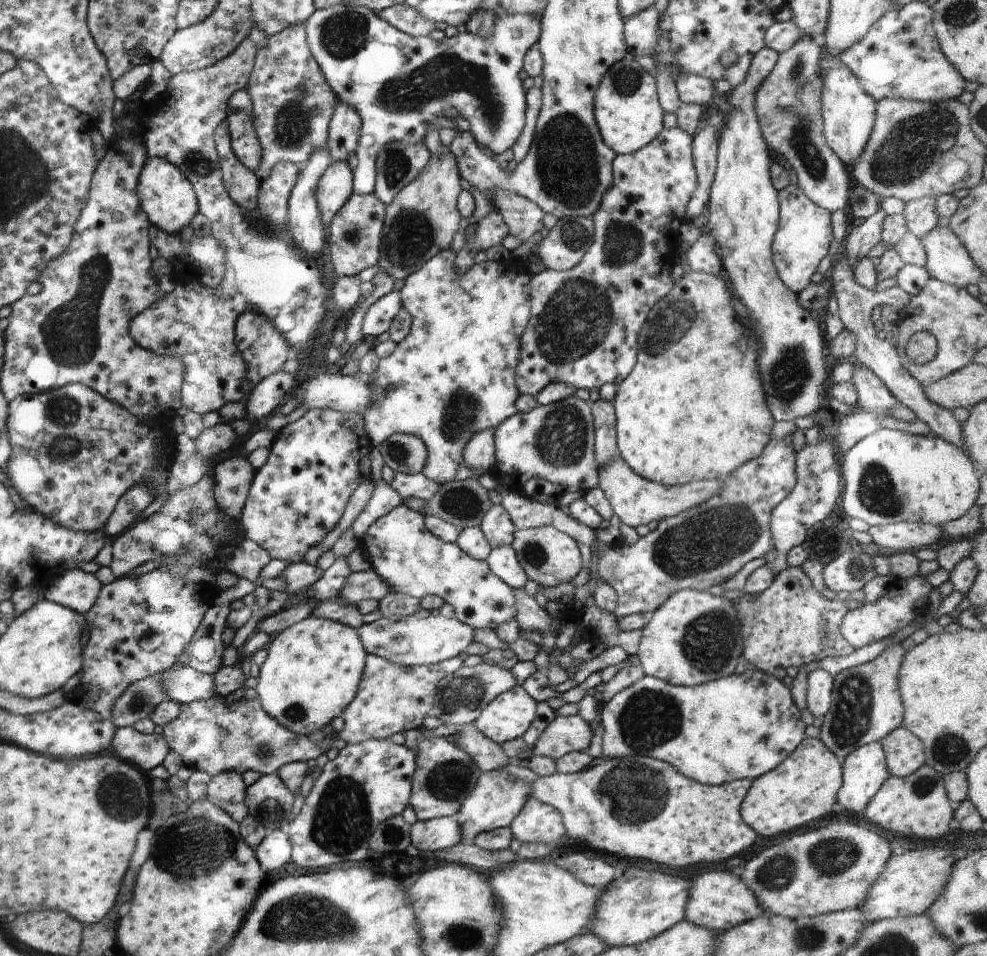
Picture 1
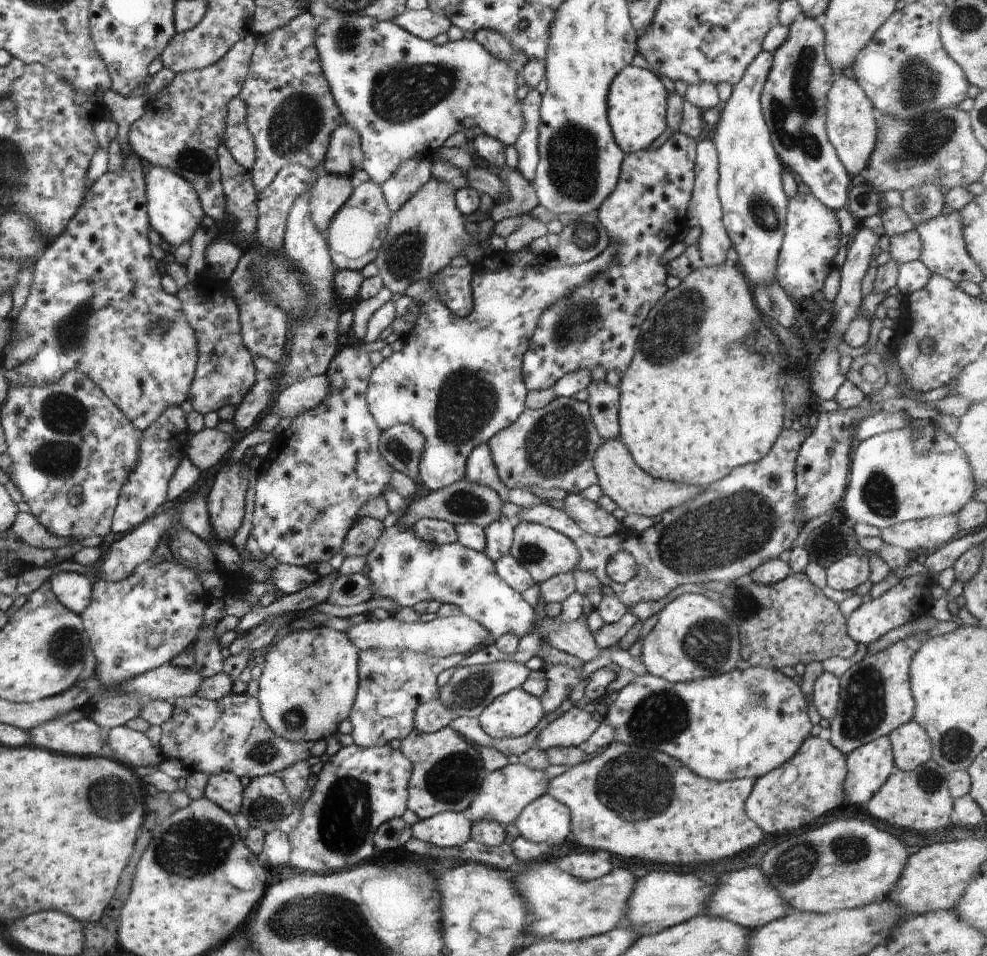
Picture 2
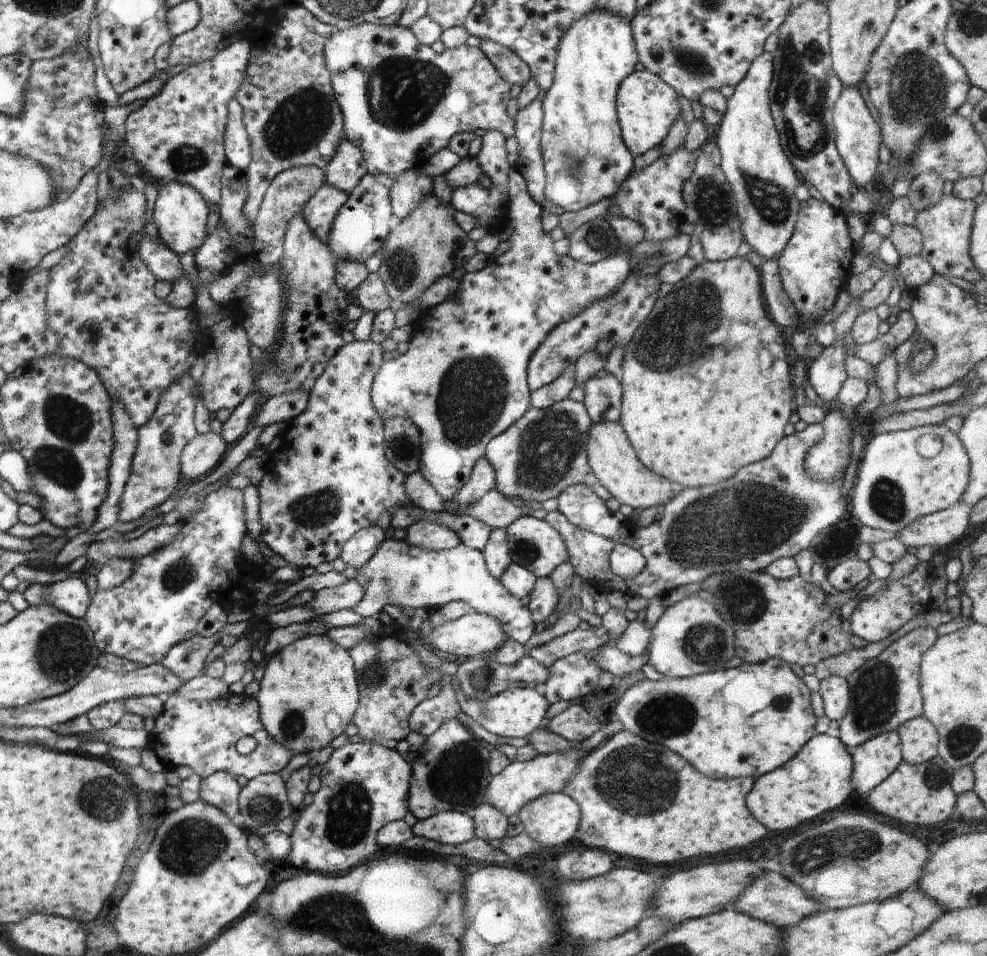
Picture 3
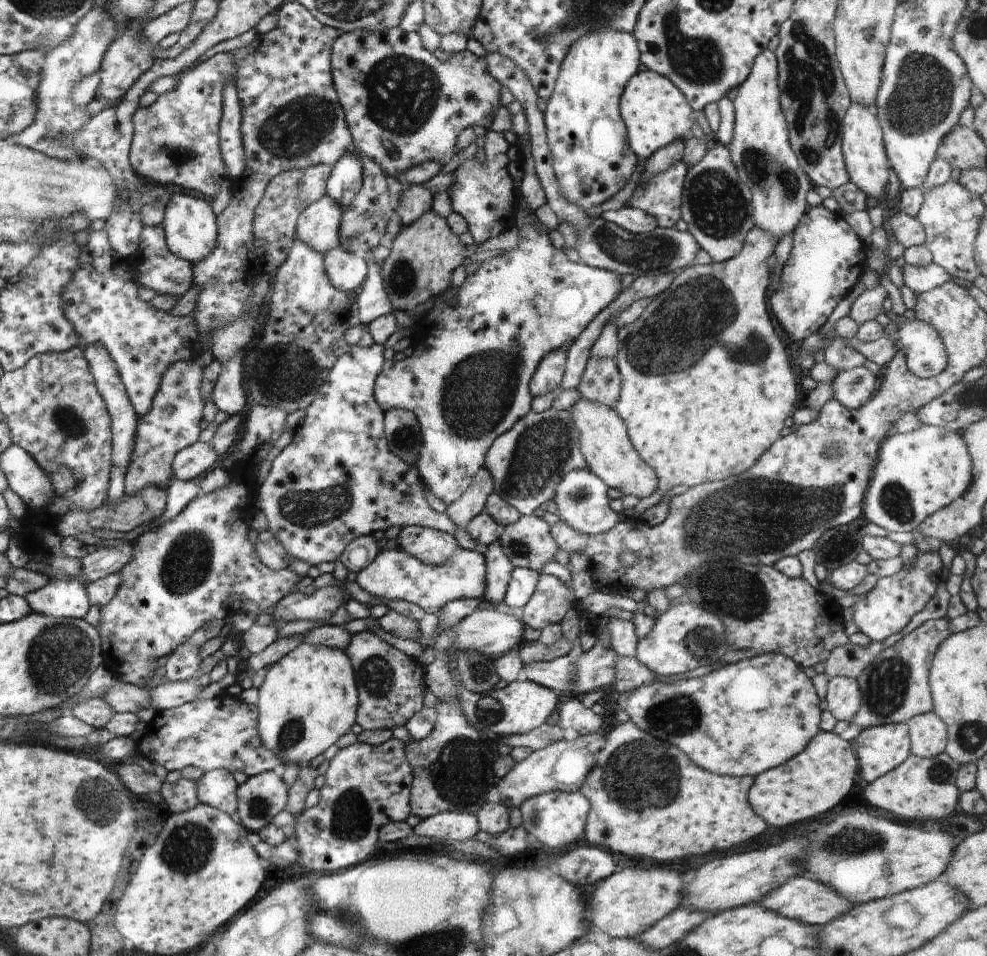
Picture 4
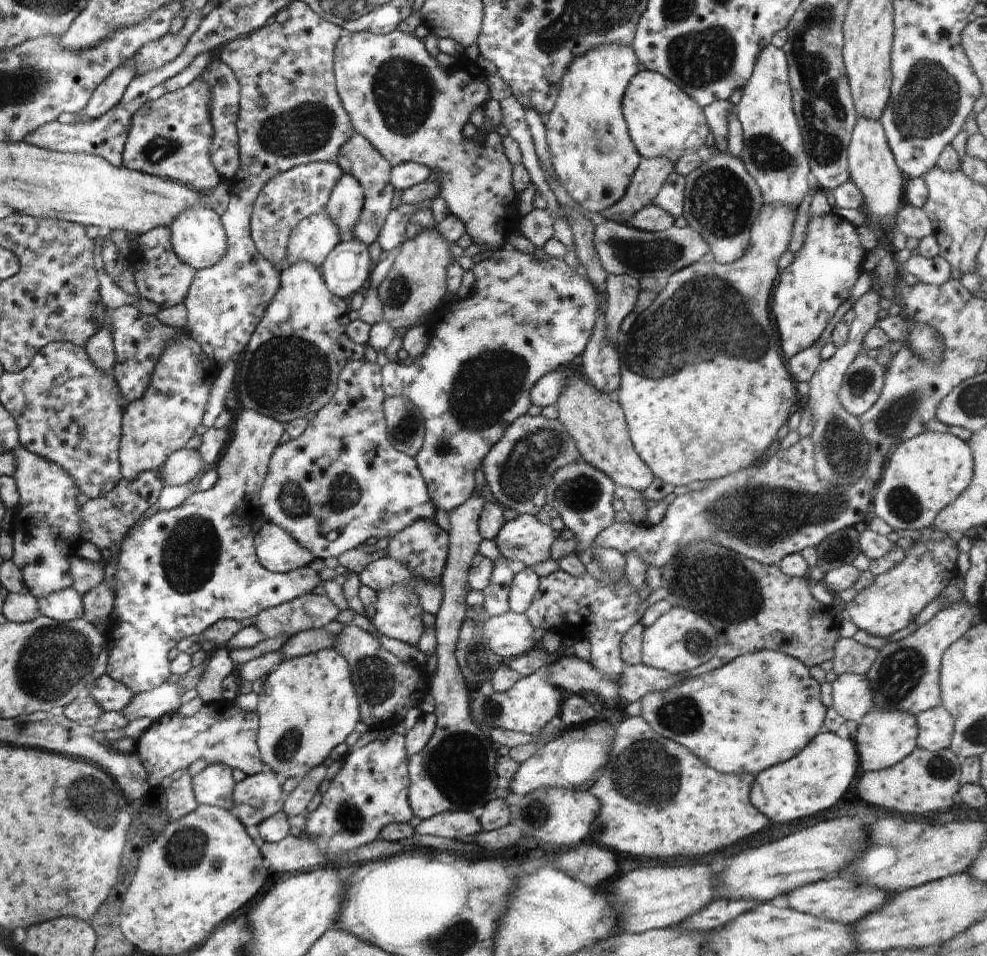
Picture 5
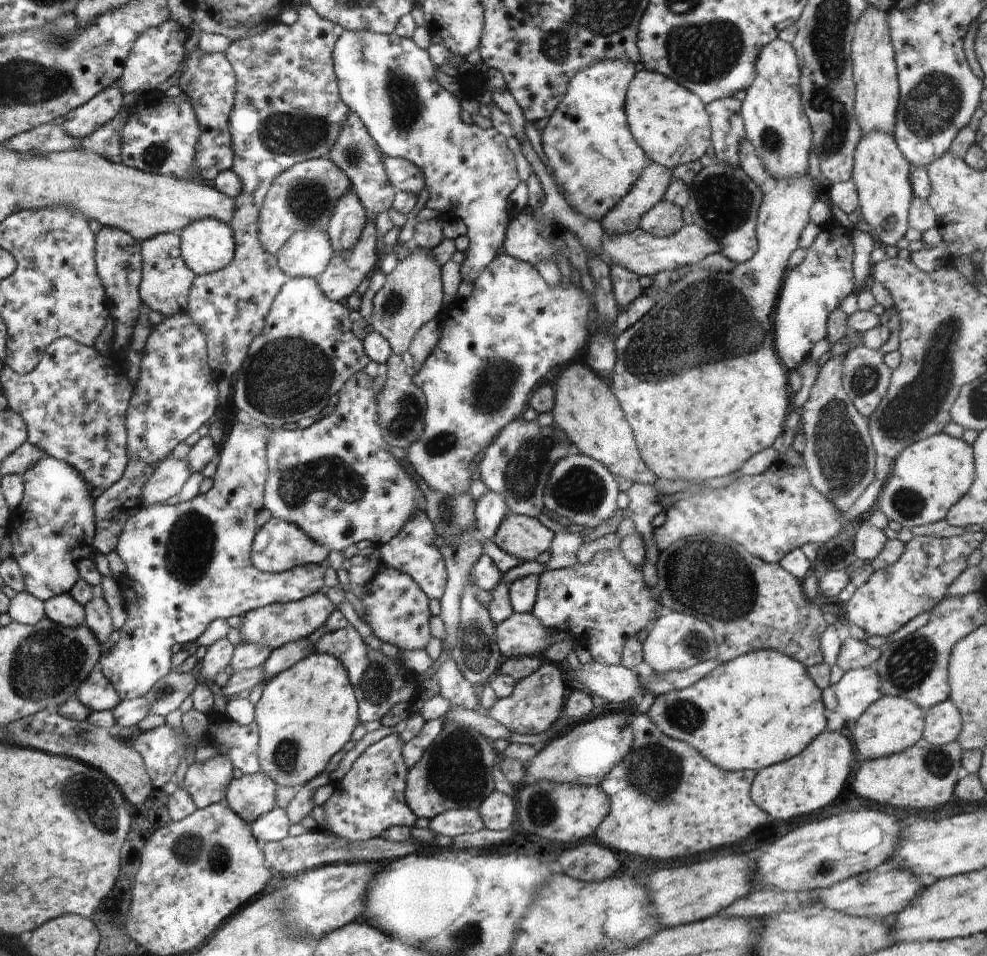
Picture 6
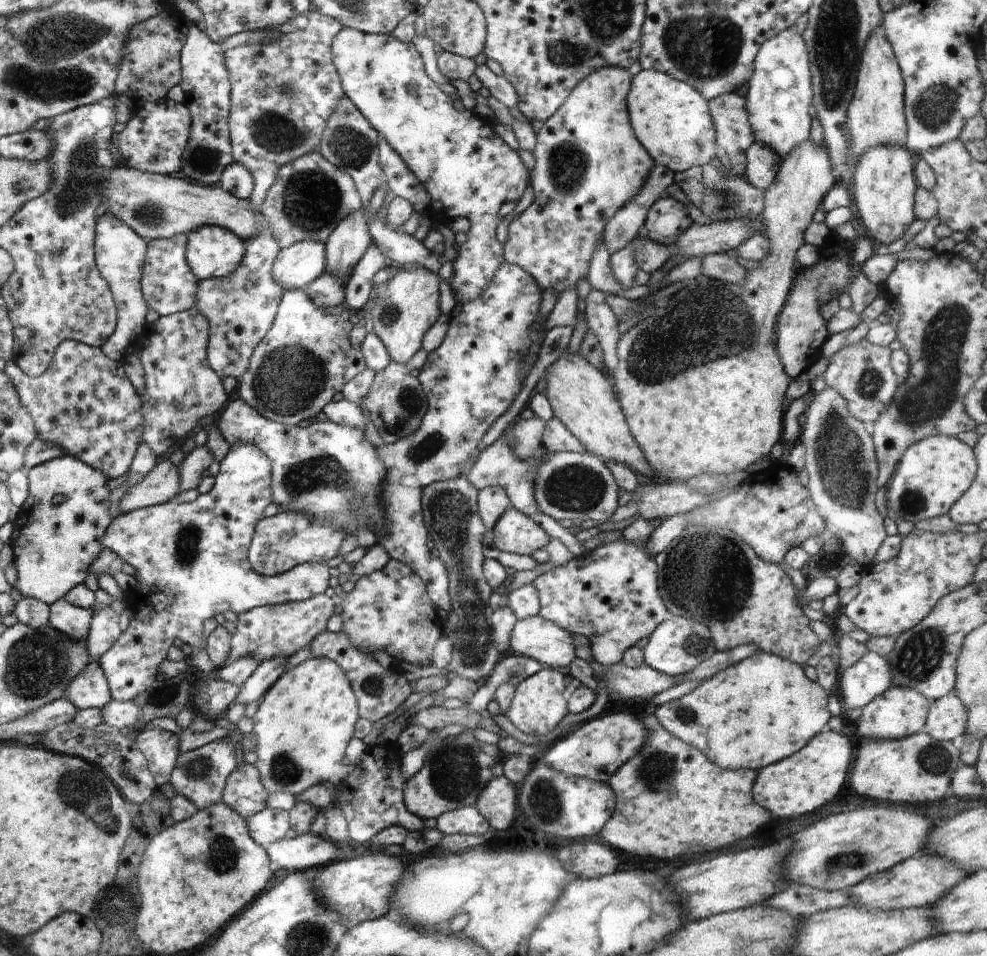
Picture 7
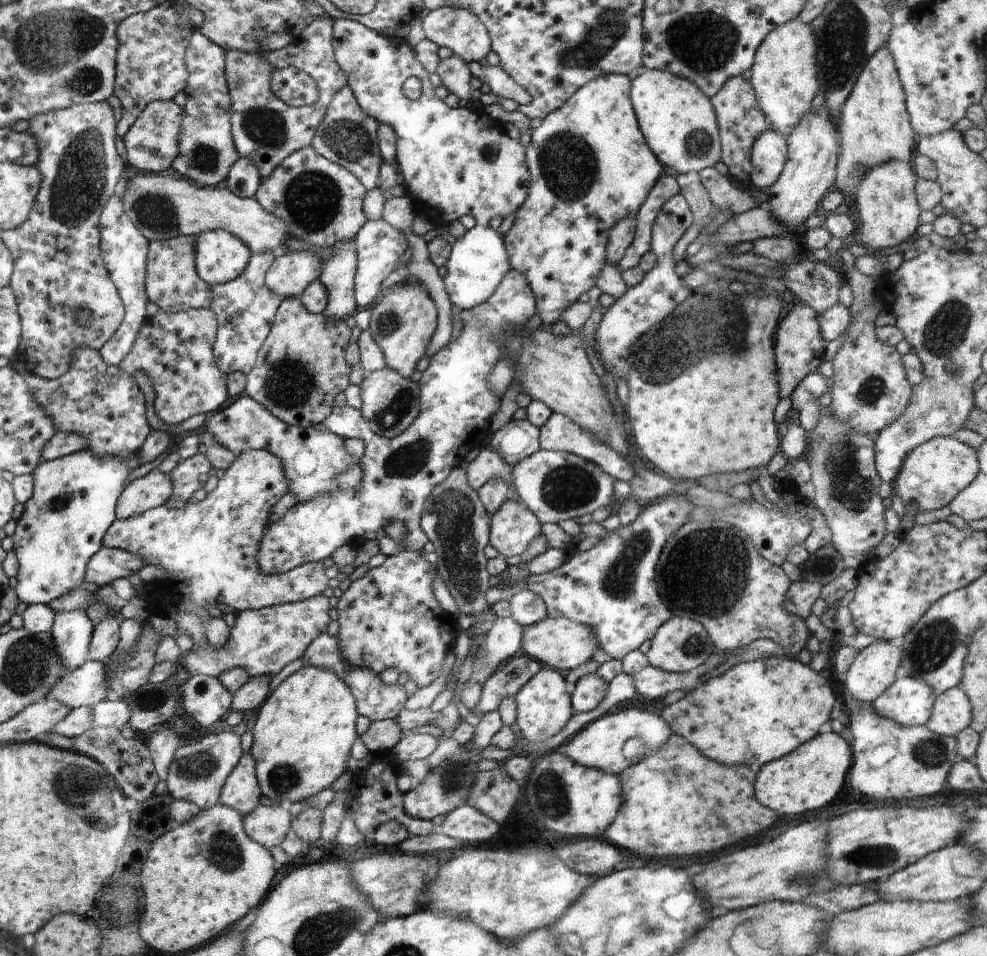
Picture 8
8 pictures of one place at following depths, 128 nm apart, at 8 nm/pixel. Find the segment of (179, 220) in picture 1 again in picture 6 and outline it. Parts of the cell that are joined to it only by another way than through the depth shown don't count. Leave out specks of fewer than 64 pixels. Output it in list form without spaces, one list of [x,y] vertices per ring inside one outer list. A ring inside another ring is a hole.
[[[194,220],[178,234],[182,258],[195,276],[218,272],[234,260],[236,240],[232,229],[223,222]]]

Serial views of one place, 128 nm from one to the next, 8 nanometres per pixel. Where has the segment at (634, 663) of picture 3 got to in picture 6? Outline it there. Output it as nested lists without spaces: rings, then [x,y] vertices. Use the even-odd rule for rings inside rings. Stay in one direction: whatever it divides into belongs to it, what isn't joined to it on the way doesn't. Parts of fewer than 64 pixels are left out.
[[[714,658],[712,660],[706,660],[706,662],[691,666],[683,671],[670,671],[662,674],[662,672],[654,672],[654,670],[648,666],[648,663],[643,660],[638,666],[634,666],[634,668],[631,669],[634,670],[634,672],[640,676],[640,678],[642,678],[642,682],[644,682],[644,686],[646,686],[646,690],[648,690],[648,692],[652,692],[652,694],[655,695],[661,695],[666,694],[667,692],[672,692],[672,690],[692,686],[695,682],[702,680],[704,676],[710,674],[720,664],[721,663]]]

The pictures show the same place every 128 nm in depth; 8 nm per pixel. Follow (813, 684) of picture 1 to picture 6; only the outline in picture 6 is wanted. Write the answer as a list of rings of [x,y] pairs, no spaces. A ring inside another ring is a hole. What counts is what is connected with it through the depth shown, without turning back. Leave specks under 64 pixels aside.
[[[874,665],[845,671],[834,690],[838,702],[836,710],[846,721],[858,720],[866,708],[883,695]]]

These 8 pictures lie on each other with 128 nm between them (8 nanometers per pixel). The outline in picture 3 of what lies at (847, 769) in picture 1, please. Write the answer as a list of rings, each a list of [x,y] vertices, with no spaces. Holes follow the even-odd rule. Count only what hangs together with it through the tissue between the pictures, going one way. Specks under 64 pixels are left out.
[[[896,730],[874,736],[857,746],[851,756],[854,764],[853,790],[866,796],[903,761],[900,736]]]

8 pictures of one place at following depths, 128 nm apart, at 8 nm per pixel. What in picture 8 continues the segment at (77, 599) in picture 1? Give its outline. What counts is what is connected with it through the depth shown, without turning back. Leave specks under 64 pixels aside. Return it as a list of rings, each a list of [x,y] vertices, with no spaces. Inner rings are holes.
[[[56,611],[51,630],[58,653],[72,670],[89,660],[89,649],[95,628],[85,611]]]

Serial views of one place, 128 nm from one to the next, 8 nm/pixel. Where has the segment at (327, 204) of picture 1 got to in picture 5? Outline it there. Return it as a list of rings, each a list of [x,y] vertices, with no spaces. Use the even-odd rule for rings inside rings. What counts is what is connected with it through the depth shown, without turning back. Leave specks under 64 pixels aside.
[[[326,211],[300,220],[290,233],[284,267],[295,262],[310,262],[320,268],[326,255],[341,241],[336,224]]]

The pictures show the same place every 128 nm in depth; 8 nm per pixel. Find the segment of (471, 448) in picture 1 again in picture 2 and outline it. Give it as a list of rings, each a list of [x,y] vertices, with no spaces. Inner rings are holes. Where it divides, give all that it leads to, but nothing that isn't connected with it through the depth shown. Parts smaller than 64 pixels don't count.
[[[489,442],[478,444],[467,460],[466,480],[489,486],[500,495],[503,503],[510,502],[509,489],[500,482],[490,452]]]

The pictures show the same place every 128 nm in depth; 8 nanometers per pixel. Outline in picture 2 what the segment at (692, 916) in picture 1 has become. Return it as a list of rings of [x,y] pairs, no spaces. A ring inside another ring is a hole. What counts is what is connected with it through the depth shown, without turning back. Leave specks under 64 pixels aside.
[[[758,867],[730,869],[719,876],[720,884],[716,892],[710,896],[710,904],[706,906],[706,912],[714,918],[730,920],[734,924],[740,924],[742,928],[762,928],[773,920],[780,920],[792,912],[792,906],[770,886],[768,878],[760,872]]]

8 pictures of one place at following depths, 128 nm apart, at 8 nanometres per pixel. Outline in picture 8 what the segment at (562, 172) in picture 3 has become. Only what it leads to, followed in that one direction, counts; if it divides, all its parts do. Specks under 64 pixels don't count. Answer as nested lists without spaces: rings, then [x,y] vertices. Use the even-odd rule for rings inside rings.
[[[615,73],[602,74],[587,84],[584,84],[573,96],[556,111],[542,120],[539,128],[532,132],[530,146],[526,148],[525,158],[527,159],[527,168],[532,176],[532,186],[530,186],[526,201],[516,211],[516,220],[510,231],[505,234],[503,242],[508,254],[509,266],[515,272],[521,273],[530,284],[536,300],[537,315],[542,319],[542,324],[554,324],[558,322],[565,309],[574,302],[577,302],[584,292],[589,292],[596,285],[596,278],[600,275],[601,269],[605,266],[605,253],[610,230],[618,224],[621,219],[630,216],[636,216],[642,204],[646,201],[650,190],[654,184],[661,178],[665,172],[664,166],[654,157],[650,148],[646,145],[644,136],[638,129],[636,116],[631,106],[630,93],[631,80],[627,75]]]

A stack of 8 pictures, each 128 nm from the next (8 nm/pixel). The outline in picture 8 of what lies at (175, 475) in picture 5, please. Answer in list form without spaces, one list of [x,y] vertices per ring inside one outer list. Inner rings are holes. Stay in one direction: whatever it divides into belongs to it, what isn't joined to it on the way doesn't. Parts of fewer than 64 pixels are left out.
[[[152,470],[143,478],[130,483],[122,492],[116,509],[117,519],[128,519],[145,514],[152,508],[163,506],[173,494],[169,474]]]

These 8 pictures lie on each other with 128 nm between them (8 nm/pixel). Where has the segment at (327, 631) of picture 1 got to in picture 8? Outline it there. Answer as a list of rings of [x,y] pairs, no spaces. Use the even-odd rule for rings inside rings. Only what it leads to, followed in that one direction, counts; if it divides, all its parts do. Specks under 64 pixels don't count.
[[[305,664],[294,672],[291,676],[288,676],[272,694],[269,694],[269,698],[259,707],[256,711],[258,714],[258,720],[256,720],[256,726],[253,730],[253,747],[251,756],[254,758],[256,766],[256,777],[259,783],[261,794],[267,798],[276,800],[289,800],[292,803],[300,803],[305,799],[312,797],[314,794],[329,788],[330,785],[336,781],[344,772],[348,770],[347,761],[351,756],[351,749],[353,743],[357,740],[358,735],[356,732],[356,720],[358,718],[357,705],[354,696],[350,693],[348,686],[336,676],[333,671],[323,667],[314,667],[310,664]]]

